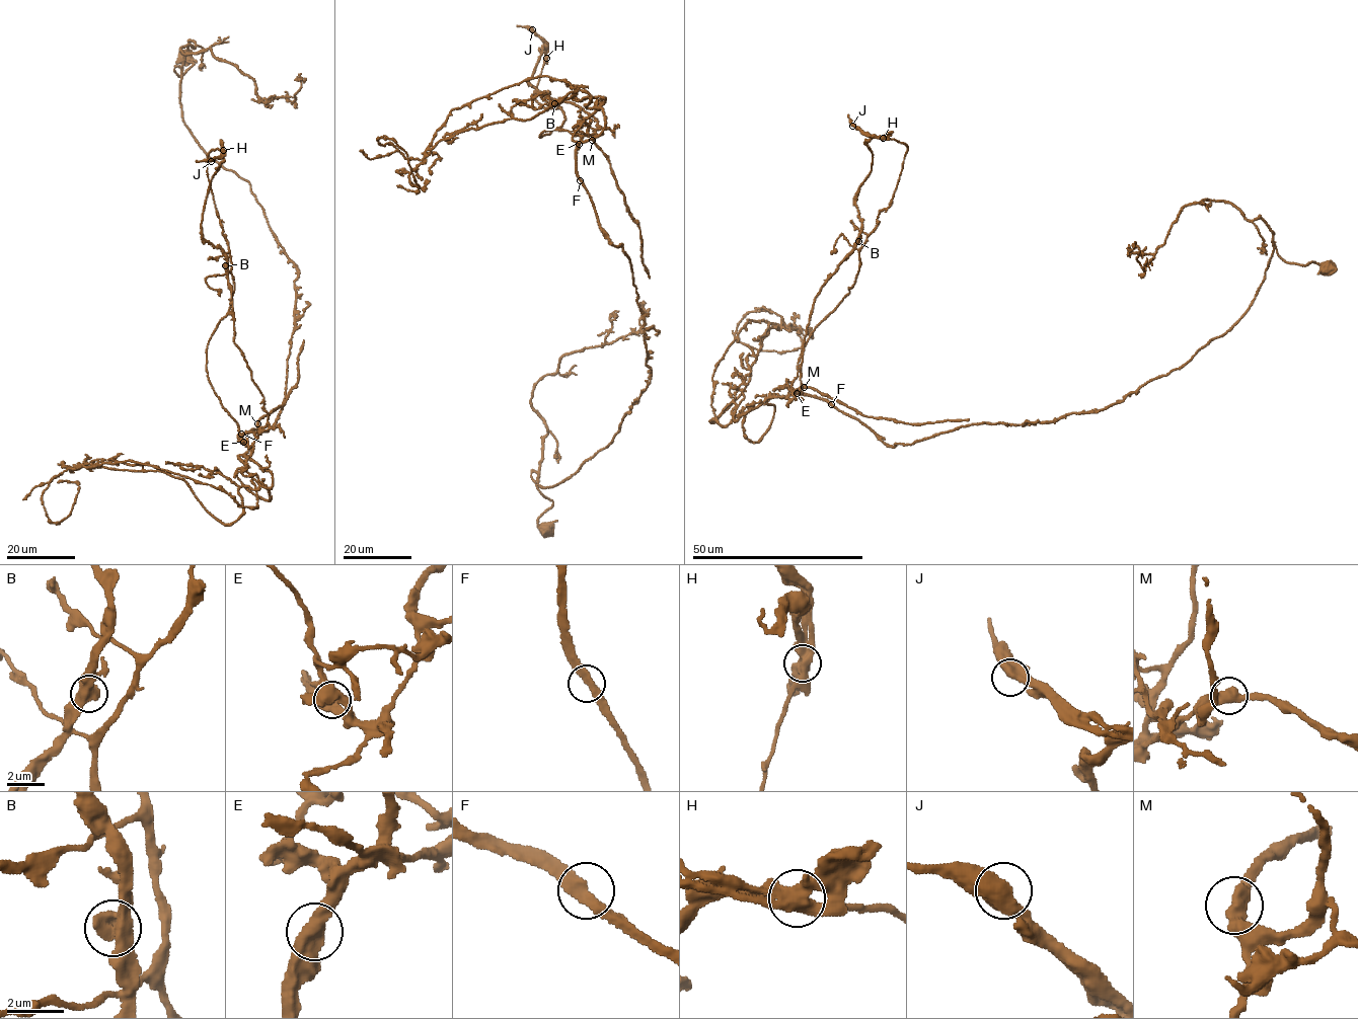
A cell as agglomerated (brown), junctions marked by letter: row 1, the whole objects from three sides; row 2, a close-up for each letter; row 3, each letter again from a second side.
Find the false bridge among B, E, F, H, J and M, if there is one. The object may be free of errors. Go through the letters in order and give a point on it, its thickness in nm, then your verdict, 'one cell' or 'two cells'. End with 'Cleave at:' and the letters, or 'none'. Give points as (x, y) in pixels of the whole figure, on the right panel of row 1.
B: (858, 241) | 550 nm | one cell
E: (797, 393) | 550 nm | one cell
F: (831, 404) | 380 nm | one cell
H: (883, 138) | 600 nm | two cells
J: (852, 126) | 600 nm | one cell
M: (804, 387) | 480 nm | one cell
Cleave at: H

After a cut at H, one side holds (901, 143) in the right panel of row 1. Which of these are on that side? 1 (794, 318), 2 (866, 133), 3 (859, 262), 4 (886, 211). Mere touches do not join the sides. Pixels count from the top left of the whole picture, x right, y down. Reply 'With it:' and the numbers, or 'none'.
With it: 1, 2, 3, 4

